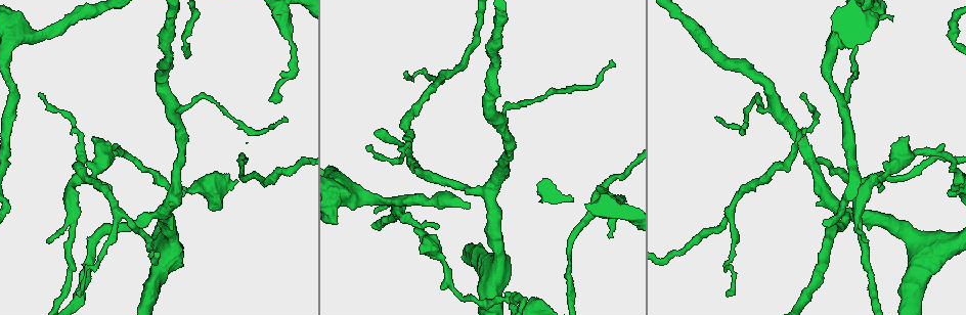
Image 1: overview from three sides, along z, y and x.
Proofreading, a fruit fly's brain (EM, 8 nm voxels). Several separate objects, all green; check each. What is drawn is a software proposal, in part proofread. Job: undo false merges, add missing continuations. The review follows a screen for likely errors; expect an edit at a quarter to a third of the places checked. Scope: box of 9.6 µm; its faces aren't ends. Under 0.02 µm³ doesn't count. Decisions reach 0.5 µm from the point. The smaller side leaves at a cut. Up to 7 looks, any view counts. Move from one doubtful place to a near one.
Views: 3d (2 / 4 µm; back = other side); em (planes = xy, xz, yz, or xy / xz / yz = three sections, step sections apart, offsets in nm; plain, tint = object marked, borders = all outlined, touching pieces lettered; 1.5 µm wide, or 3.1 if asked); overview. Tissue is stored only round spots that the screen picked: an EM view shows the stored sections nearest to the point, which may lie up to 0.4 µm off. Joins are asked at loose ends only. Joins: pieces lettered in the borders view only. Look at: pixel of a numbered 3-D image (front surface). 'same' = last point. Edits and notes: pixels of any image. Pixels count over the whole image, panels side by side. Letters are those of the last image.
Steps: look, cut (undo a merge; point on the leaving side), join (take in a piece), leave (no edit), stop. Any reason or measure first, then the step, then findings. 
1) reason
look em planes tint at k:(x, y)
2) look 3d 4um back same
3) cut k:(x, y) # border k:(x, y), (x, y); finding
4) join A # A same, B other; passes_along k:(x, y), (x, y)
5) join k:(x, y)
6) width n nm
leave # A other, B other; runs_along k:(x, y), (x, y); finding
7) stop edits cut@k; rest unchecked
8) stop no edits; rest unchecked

look em yz step 8 borders at 1:(366, 196)

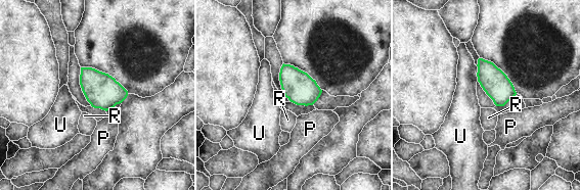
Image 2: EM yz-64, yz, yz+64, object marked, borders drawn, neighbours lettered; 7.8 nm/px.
another direction
look em xy step 4 borders same

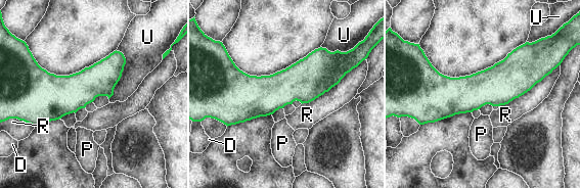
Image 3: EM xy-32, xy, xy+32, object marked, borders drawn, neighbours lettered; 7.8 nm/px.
width 320 nm
leave # D other, P other, R other, U other; border 3:(335, 85), (314, 99), (302, 104); one cell here

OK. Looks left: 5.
thin neck
look 3d 2um at 1:(94, 176)

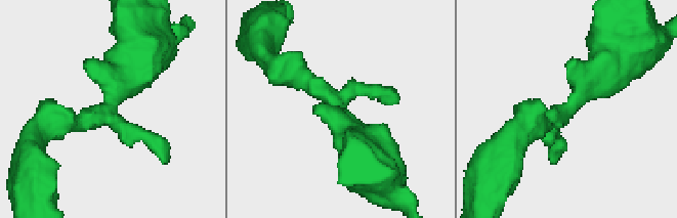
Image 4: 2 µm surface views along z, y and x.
need the tissue
look em planes tint at 4:(334, 104)

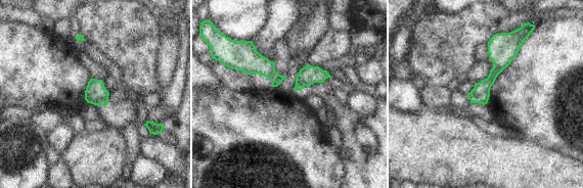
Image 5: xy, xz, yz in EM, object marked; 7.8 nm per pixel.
what lies round it
look em planes borders same

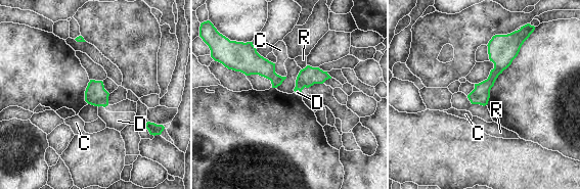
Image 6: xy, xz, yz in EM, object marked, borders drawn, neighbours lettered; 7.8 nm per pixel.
width 90 nm
leave # C other, D other, R other; border 6:(103, 106), (98, 107); continuous, no second cell

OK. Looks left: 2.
thin end
look 3d 4um back at 1:(283, 118)

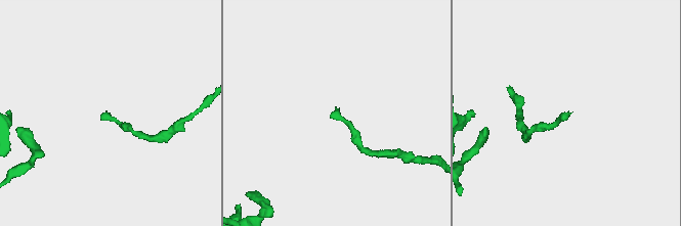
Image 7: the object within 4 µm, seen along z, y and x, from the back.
shape alone is not enough
look em planes borders at 7:(571, 112)

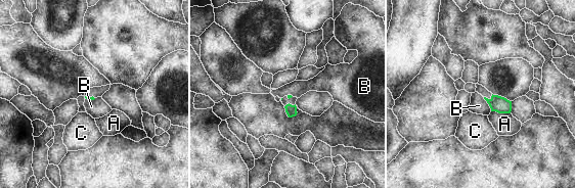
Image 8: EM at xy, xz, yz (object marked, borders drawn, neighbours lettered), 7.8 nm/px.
leave # A other, B other, C other; border 8:(483, 97), (491, 110); none of them fits

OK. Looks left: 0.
stop no edits; rest unchecked

